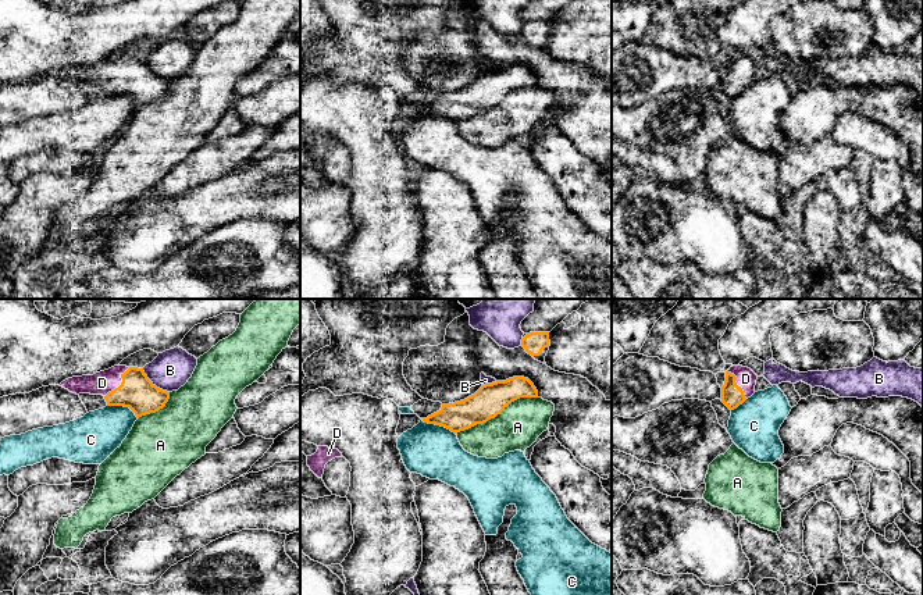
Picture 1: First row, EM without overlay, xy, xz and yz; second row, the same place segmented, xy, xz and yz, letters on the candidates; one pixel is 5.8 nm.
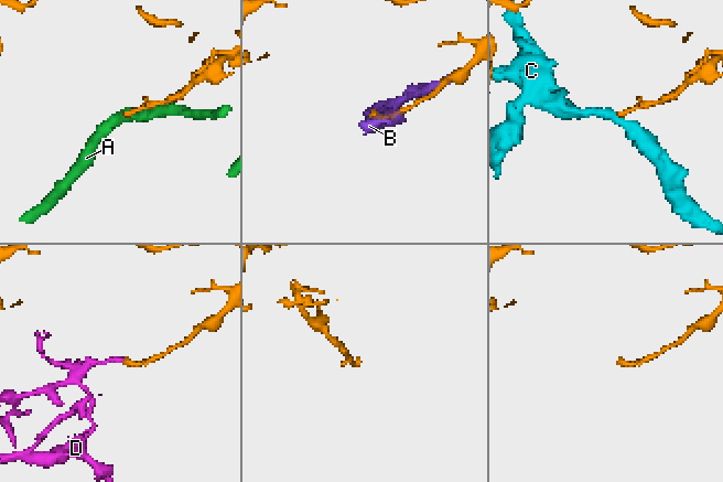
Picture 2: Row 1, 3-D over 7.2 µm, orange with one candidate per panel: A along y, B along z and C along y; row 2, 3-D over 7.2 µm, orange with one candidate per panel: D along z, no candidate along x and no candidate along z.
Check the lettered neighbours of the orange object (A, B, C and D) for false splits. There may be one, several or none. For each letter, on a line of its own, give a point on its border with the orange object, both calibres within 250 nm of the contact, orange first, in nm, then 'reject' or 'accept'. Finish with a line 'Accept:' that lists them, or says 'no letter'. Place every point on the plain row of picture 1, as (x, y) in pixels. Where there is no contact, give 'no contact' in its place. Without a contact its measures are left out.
A: xz (496, 103) | 190/260 nm | reject
B: xy (154, 74) | 200/220 nm | reject
C: xz (438, 113) | 180/300 nm | reject
D: xy (121, 72) | 200/130 nm | accept
Accept: D

